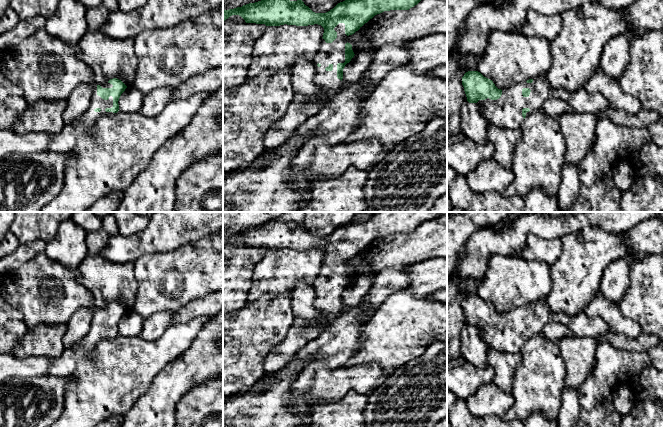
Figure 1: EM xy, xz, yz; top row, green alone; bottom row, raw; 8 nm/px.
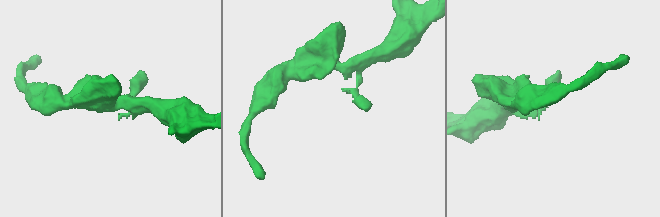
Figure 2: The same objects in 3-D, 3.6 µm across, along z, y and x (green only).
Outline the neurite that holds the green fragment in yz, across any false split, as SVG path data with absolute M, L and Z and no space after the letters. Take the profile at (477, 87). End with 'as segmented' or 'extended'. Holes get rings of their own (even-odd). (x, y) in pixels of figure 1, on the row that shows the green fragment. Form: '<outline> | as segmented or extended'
M468 71L462 85L467 101L481 107L489 124L506 130L520 130L525 117L541 109L551 96L545 75L501 90L480 72Z | extended

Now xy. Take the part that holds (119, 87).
M119 79L95 85L89 108L74 123L63 125L60 132L51 135L49 151L70 153L80 136L88 135L103 116L113 116L119 111L119 98L127 86Z | extended

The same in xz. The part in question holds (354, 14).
M261 0L223 10L223 22L232 15L239 15L246 23L266 26L321 25L324 33L313 61L316 69L314 82L321 88L336 90L341 86L345 65L355 55L348 36L377 14L390 10L409 10L420 1L345 0L326 13L315 13L302 0Z | extended

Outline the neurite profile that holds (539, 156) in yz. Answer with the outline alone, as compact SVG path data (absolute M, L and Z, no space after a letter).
M541 108L525 117L520 130L522 138L515 147L511 167L514 178L502 196L524 198L535 188L556 196L566 152L558 121Z

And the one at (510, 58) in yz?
M495 30L488 37L488 44L477 71L492 80L498 89L513 87L523 81L545 75L550 70L552 60L550 44L544 38Z

